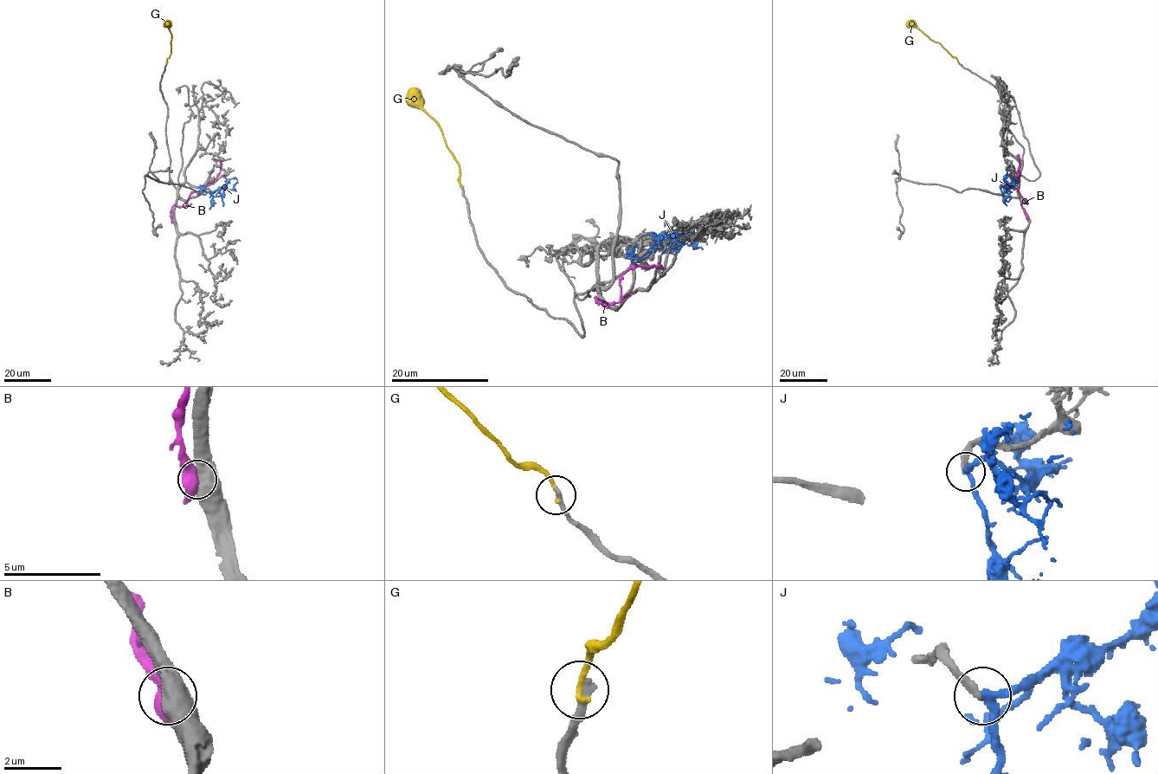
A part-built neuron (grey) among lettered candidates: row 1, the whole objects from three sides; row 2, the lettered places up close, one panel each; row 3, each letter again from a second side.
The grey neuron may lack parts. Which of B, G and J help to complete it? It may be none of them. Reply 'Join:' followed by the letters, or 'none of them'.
Join: J

